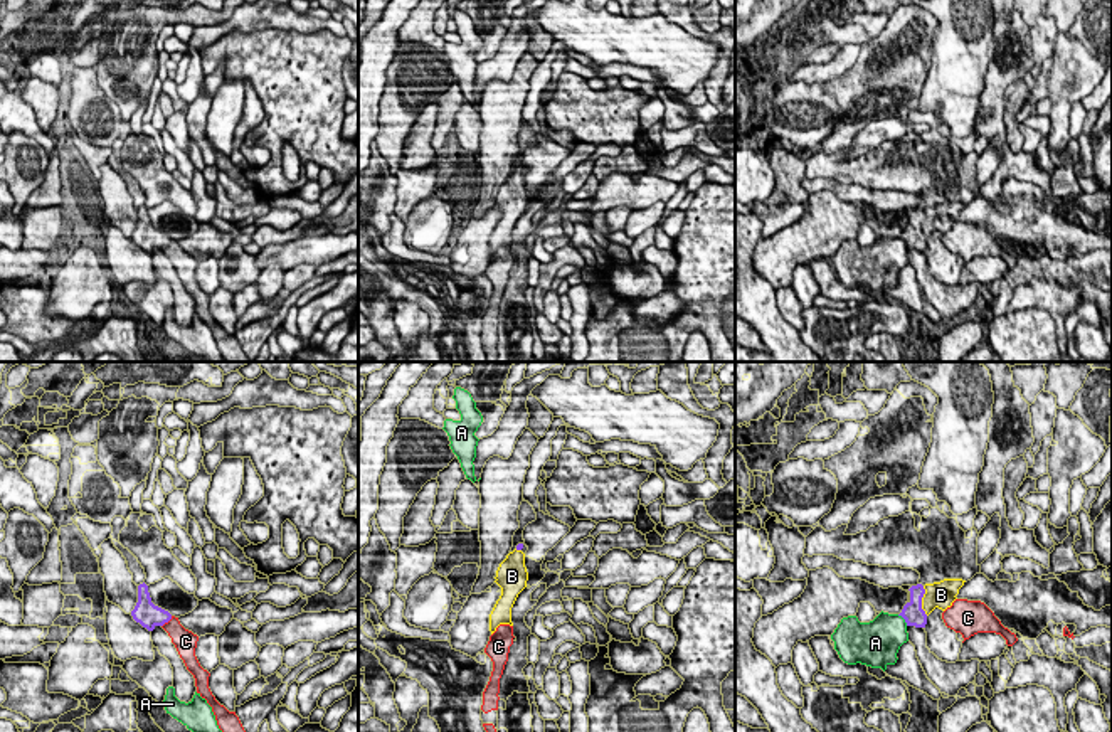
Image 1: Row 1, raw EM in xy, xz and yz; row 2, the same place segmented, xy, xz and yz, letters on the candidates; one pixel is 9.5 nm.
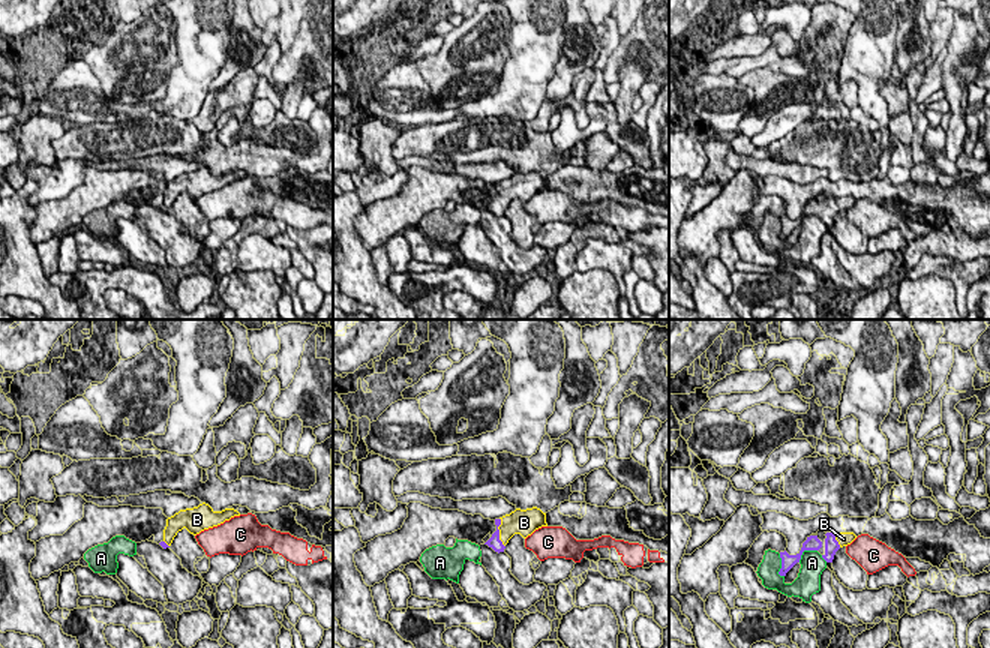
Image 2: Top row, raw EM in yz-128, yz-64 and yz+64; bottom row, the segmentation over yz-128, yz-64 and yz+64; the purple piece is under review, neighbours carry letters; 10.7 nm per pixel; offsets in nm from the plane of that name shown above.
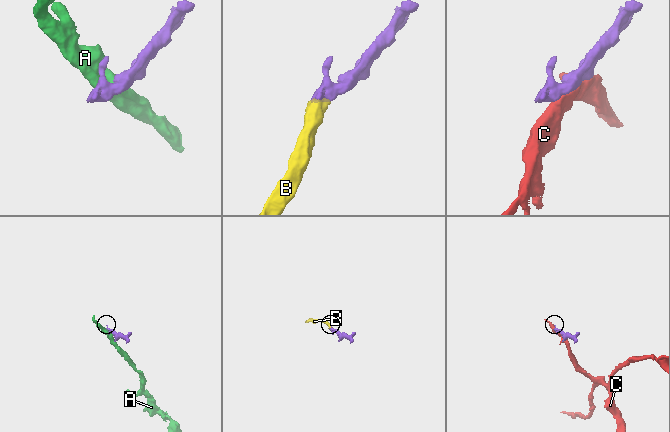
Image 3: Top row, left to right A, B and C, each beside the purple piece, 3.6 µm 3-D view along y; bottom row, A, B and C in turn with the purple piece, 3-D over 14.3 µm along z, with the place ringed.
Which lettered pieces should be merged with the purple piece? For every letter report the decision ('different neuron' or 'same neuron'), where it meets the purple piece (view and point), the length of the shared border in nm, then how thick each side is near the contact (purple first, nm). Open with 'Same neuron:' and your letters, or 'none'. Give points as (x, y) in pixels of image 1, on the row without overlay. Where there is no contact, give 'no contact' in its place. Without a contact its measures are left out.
Same neuron: B
A: different neuron; contact yz (904, 241); length 150 nm; calibres 200 and 360 nm
B: same neuron; contact yz (921, 224); length 300 nm; calibres 200 and 260 nm
C: different neuron; contact xy (167, 244); length 150 nm; calibres 240 and 220 nm

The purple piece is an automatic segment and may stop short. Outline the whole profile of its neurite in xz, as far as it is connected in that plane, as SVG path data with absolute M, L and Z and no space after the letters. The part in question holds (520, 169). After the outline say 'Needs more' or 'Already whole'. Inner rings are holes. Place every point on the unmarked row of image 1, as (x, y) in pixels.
M518 167L516 172L506 178L506 182L500 187L496 194L495 205L501 210L501 219L490 237L491 257L500 247L513 249L511 231L518 217L527 210L528 204L525 177L522 175L522 172L523 167Z. Needs more

